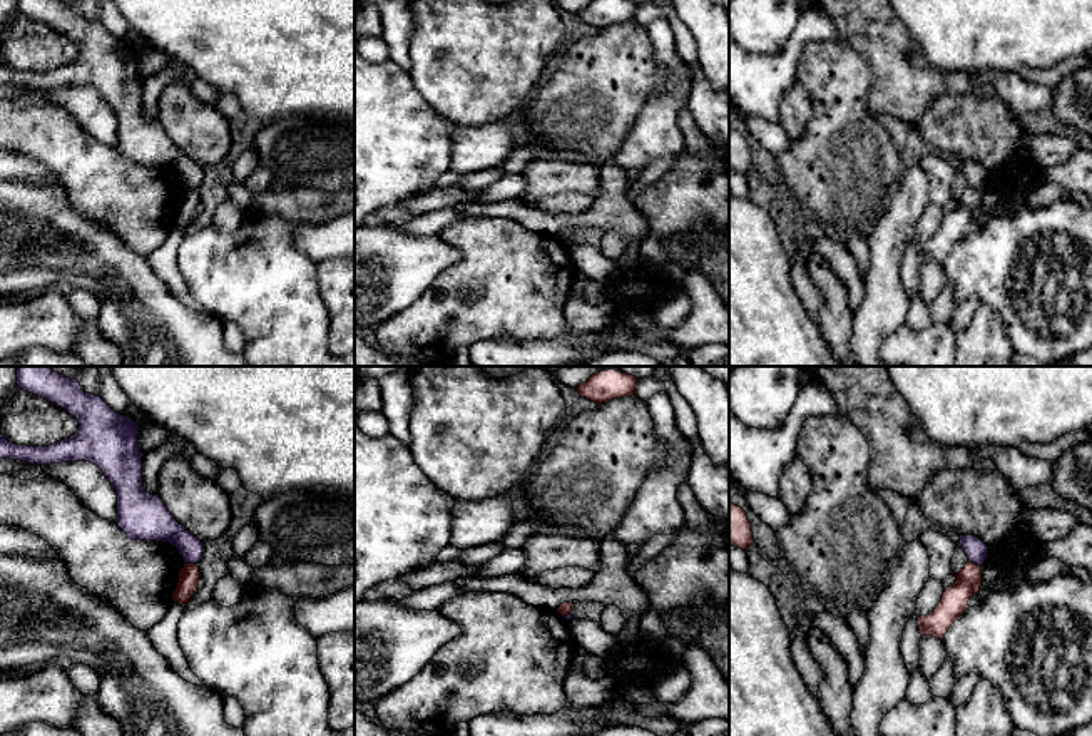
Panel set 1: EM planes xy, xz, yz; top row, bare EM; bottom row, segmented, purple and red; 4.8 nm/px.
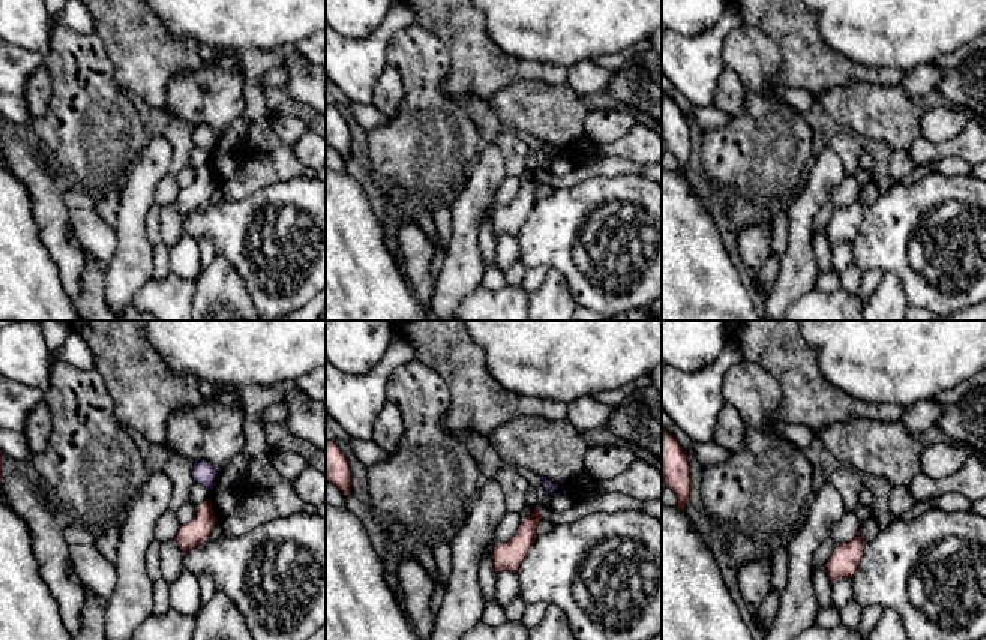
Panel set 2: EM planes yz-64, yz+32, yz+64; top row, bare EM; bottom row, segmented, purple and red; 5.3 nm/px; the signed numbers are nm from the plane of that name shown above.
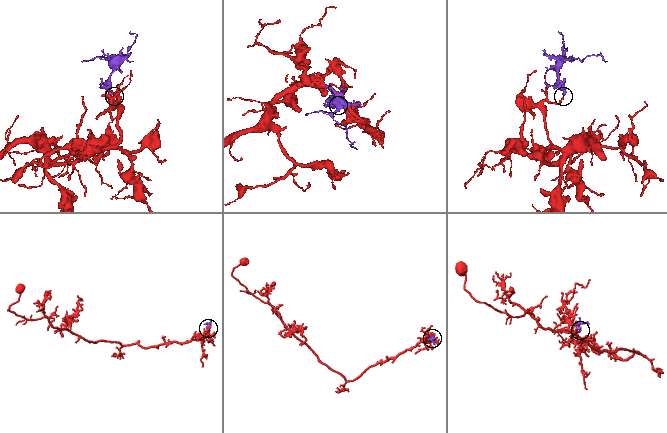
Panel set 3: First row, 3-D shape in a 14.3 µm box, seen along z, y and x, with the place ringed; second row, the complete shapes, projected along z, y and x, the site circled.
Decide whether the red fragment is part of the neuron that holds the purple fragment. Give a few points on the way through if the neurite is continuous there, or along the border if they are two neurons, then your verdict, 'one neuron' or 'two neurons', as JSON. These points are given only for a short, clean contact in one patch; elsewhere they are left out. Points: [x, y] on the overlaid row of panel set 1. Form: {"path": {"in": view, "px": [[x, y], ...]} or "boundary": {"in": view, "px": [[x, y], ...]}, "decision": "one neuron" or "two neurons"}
{"boundary": {"in": "yz", "px": [[969, 559], [980, 567]]}, "decision": "two neurons"}

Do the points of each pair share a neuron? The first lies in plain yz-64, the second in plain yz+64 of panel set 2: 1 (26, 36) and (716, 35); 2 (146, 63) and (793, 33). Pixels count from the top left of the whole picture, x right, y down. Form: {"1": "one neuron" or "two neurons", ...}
{"1": "two neurons", "2": "one neuron"}

